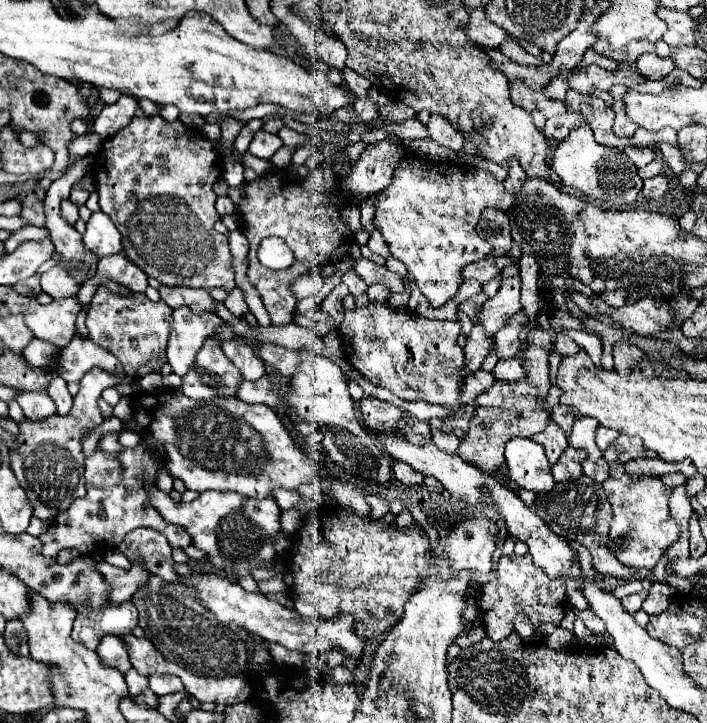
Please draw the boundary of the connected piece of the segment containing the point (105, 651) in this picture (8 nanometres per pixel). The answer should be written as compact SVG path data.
M104 636L100 646L96 648L96 652L104 660L104 664L110 666L110 668L116 668L116 670L120 670L124 674L132 668L128 648L118 636Z

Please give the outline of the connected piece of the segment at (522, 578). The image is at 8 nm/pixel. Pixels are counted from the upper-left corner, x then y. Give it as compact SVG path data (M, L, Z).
M502 556L498 564L498 576L480 588L479 618L492 640L502 640L514 630L512 618L514 612L520 610L530 616L534 628L538 628L540 622L560 624L566 610L566 584L562 580L550 580L530 556Z

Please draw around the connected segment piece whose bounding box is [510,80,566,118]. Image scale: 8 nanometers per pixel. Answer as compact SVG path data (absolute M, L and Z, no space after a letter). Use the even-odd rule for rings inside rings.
M516 80L510 84L510 98L516 102L516 106L522 106L526 112L540 110L546 118L552 118L556 114L562 114L566 110L564 100L550 100L544 90L528 88L522 80Z

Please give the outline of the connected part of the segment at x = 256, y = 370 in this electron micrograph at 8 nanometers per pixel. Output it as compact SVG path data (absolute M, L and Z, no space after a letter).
M244 338L222 340L220 348L222 348L224 356L240 370L244 380L258 380L260 376L266 374L264 362L256 356L254 348Z

